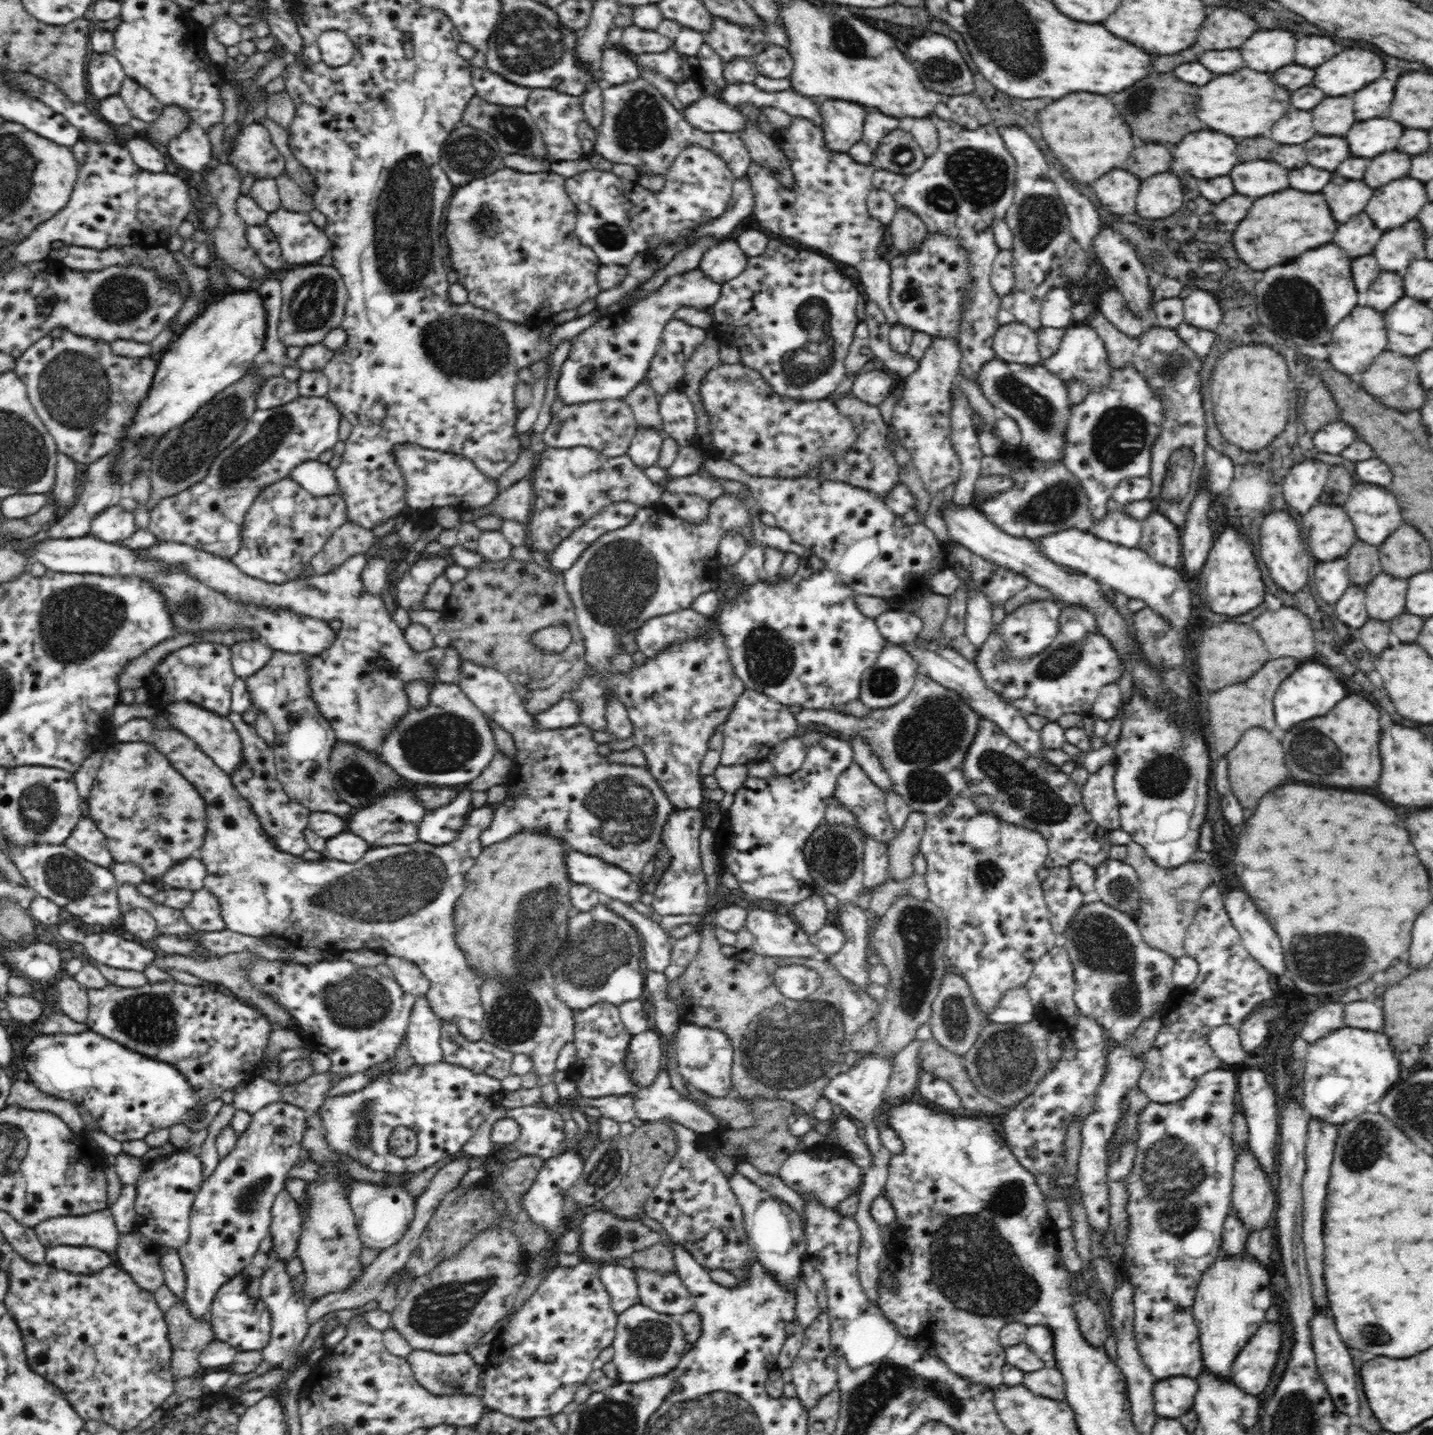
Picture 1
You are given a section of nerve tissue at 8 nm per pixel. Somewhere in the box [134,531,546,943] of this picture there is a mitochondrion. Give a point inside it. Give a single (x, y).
(395, 888)

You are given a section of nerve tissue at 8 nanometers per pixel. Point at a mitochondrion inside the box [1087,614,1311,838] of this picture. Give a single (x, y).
(1165, 776)

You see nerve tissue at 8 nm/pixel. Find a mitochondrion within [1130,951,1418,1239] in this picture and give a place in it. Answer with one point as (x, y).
(1363, 1147)

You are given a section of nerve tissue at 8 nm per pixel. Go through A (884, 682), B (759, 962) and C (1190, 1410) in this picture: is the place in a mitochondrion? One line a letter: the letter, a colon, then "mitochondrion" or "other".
A: mitochondrion
B: other
C: other

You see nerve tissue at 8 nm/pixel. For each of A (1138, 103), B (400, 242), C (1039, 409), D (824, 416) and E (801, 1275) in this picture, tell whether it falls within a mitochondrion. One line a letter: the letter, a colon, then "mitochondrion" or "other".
A: mitochondrion
B: mitochondrion
C: mitochondrion
D: other
E: other

